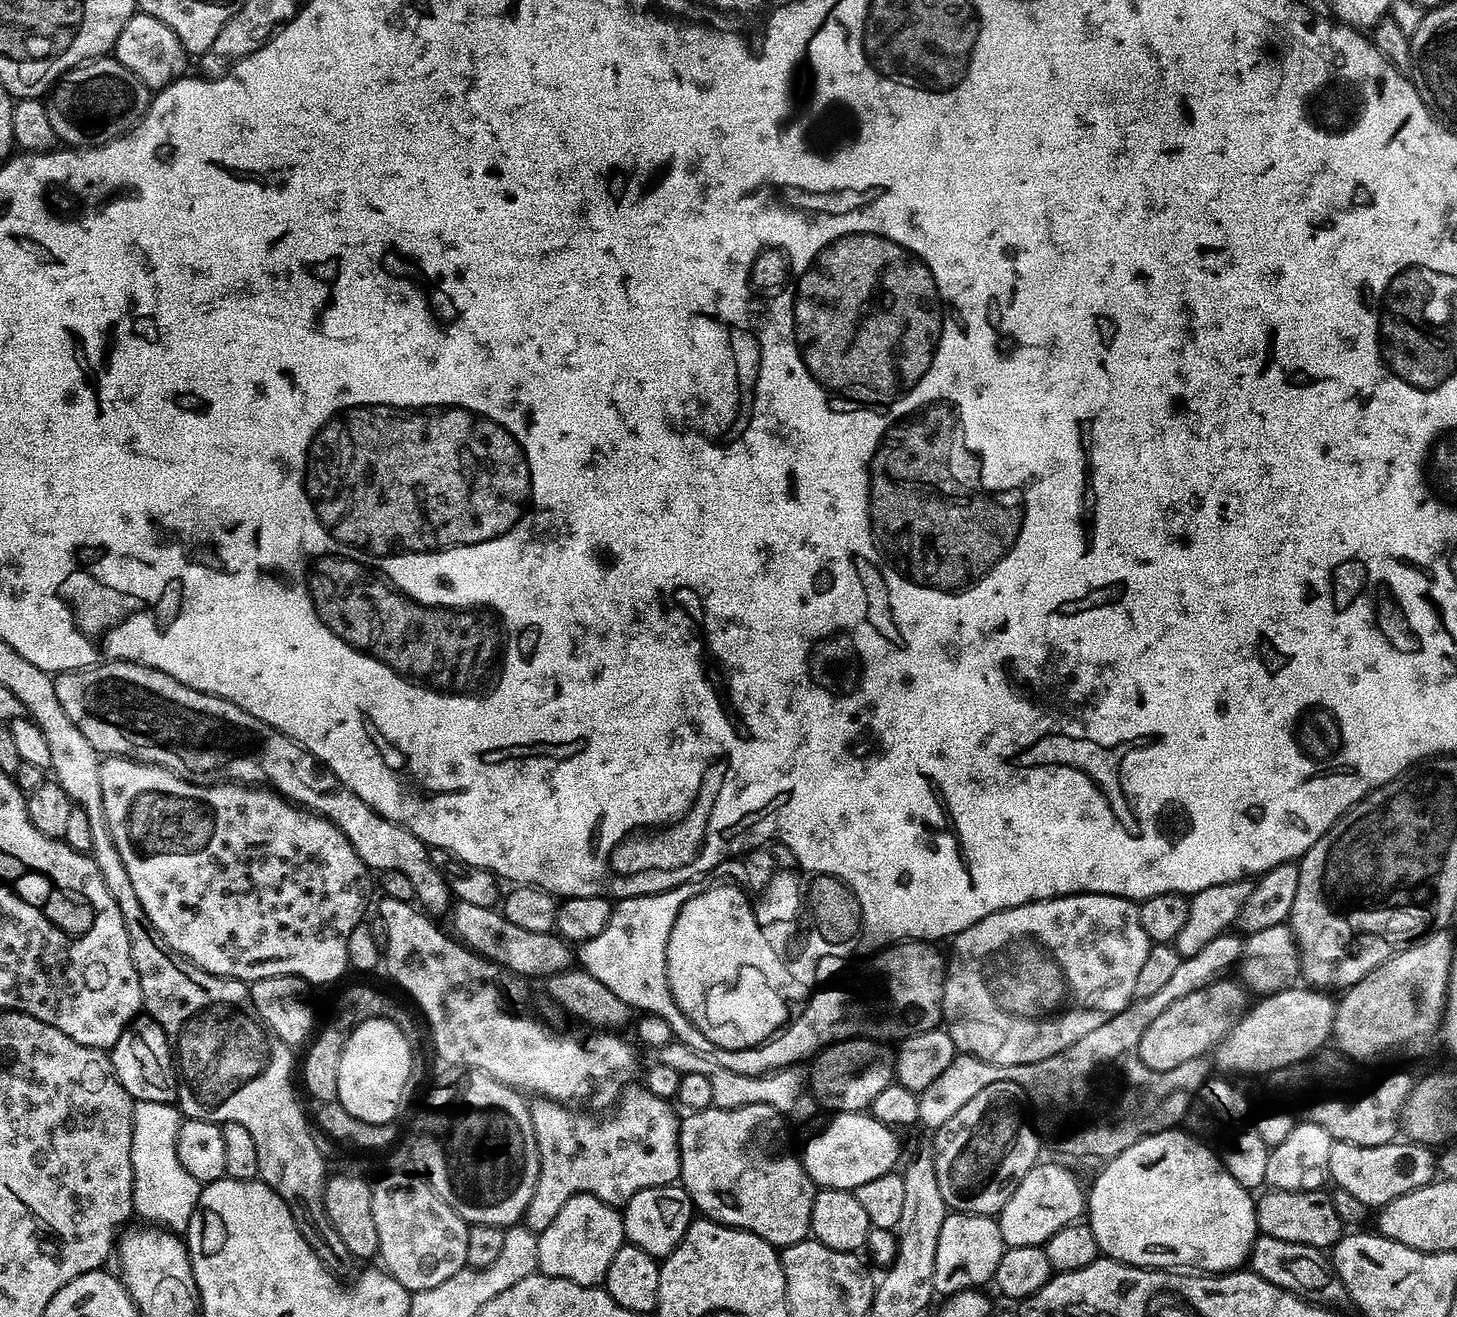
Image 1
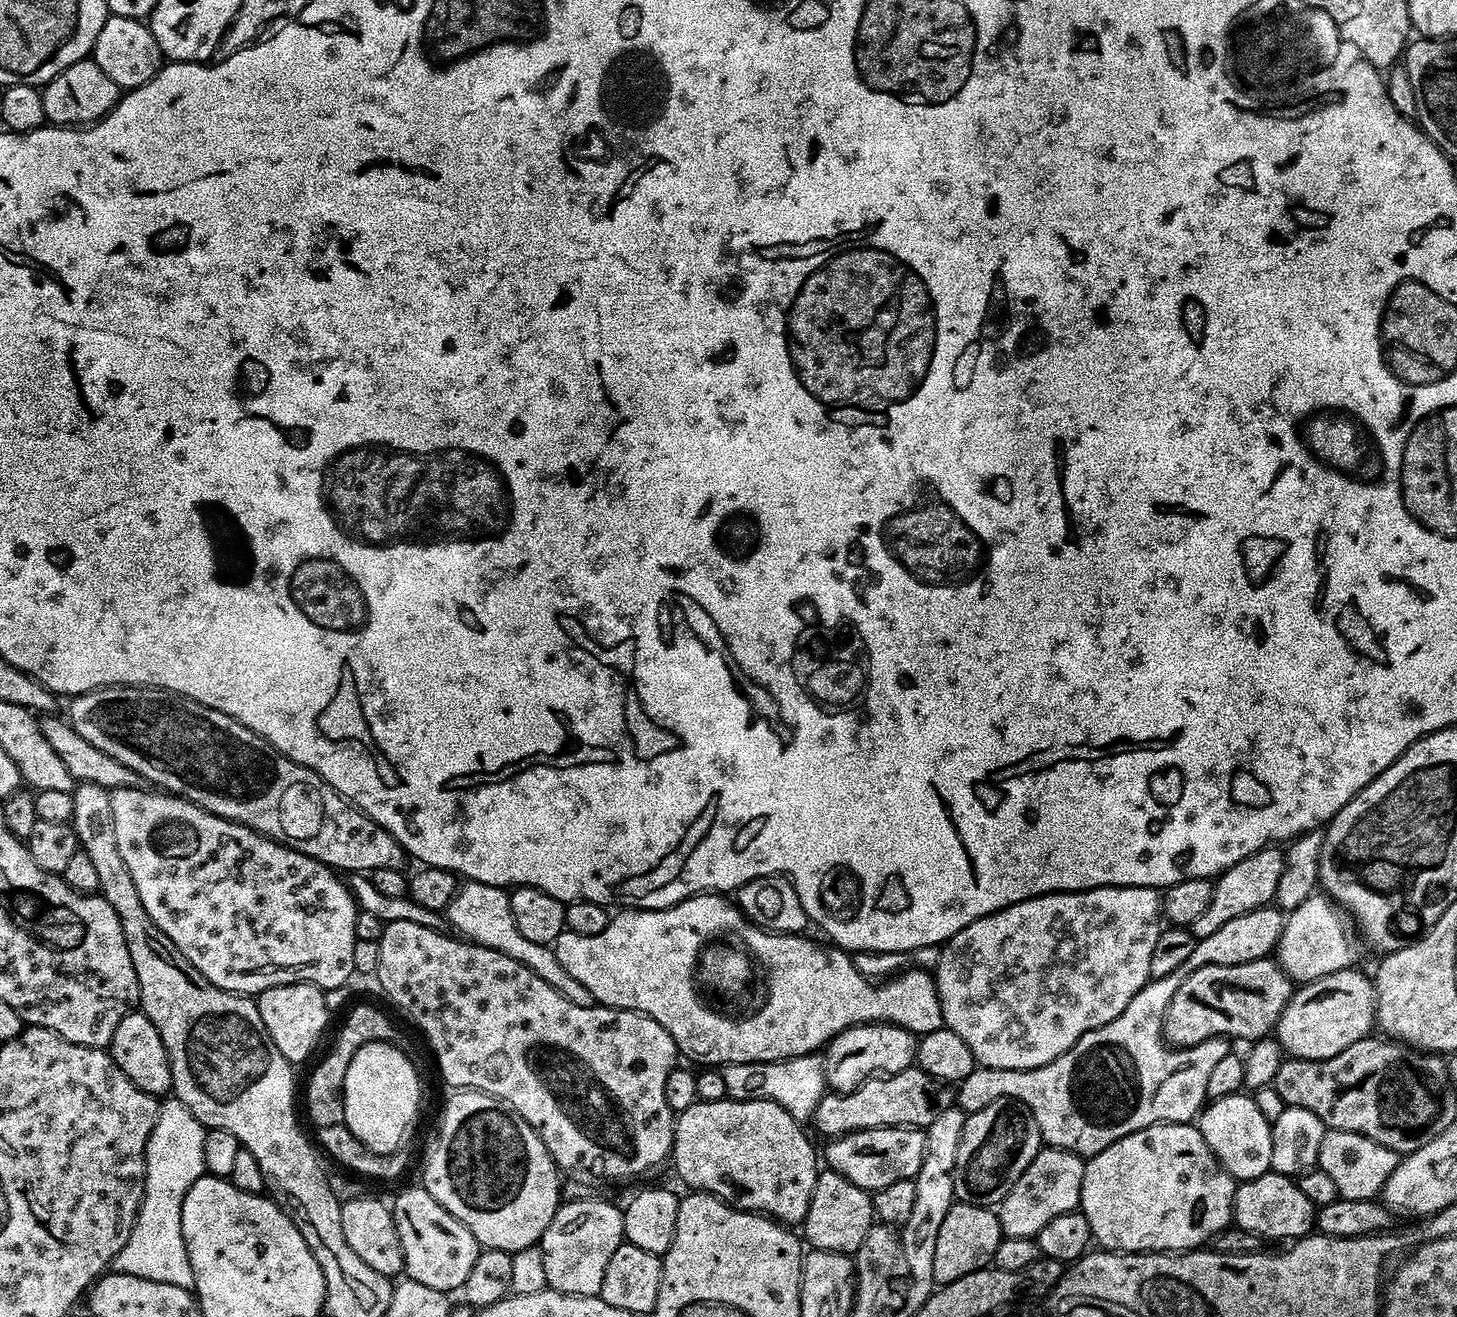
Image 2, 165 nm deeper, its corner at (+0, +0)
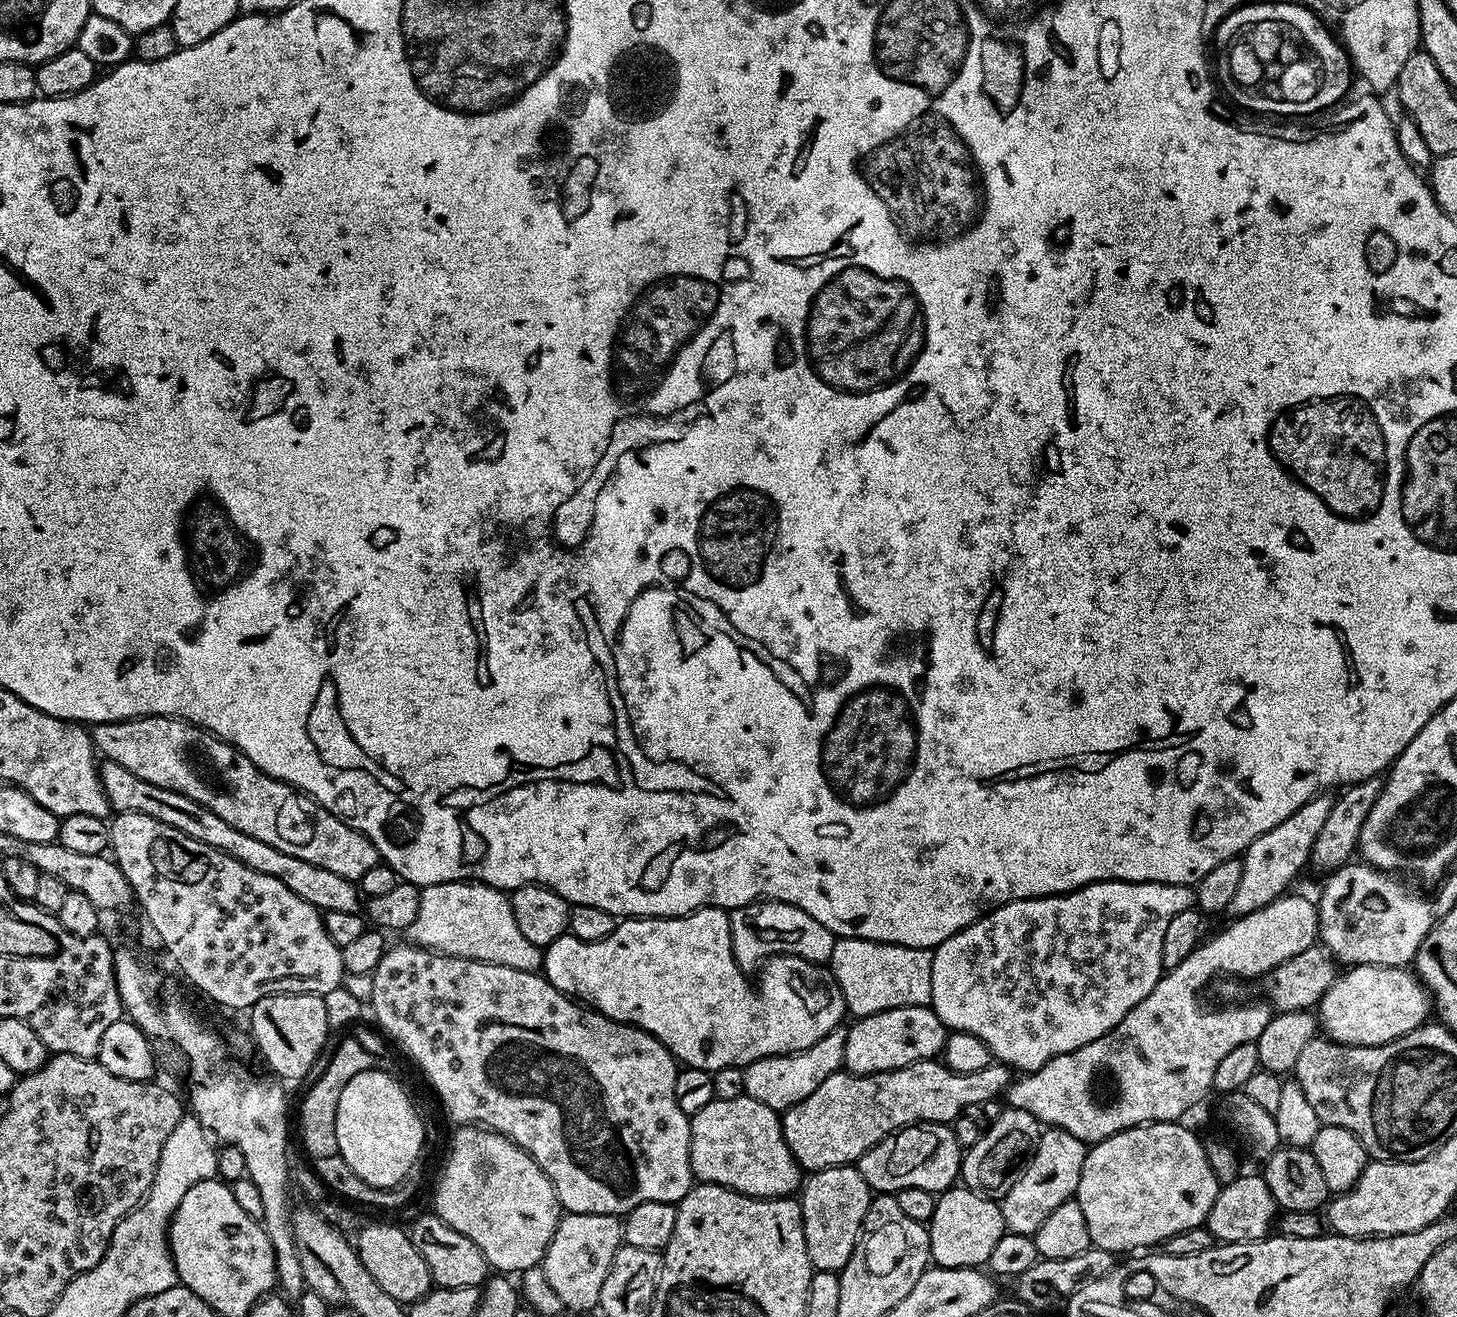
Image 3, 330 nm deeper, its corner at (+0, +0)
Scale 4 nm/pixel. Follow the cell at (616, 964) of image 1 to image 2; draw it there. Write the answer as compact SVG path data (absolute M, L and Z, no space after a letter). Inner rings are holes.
M701 894L692 896L689 900L683 900L681 904L675 904L673 908L630 908L620 910L620 912L609 919L606 930L602 930L602 934L594 934L593 936L583 936L582 934L574 934L570 931L563 931L554 942L554 951L558 962L566 970L566 974L570 978L574 978L582 984L592 995L593 1001L597 1005L606 1008L628 1008L631 1012L641 1012L643 1016L654 1018L654 1022L658 1022L658 1026L662 1026L666 1030L666 1034L670 1034L670 1038L674 1038L677 1053L681 1057L684 1056L696 1066L723 1066L726 1064L737 1064L738 1062L754 1062L755 1064L765 1064L766 1062L774 1062L775 1060L789 1060L795 1056L810 1056L819 1053L839 1032L844 1032L847 1028L854 1027L855 1024L875 1024L883 1022L886 1024L896 1024L899 1028L905 1028L907 1032L922 1037L927 1032L933 1032L944 1027L944 1019L942 1018L942 1006L938 998L938 990L933 973L928 970L913 970L914 972L901 971L899 974L893 975L891 978L885 979L883 982L873 982L857 971L853 964L853 957L845 952L842 948L835 946L827 946L823 948L820 944L815 944L812 940L807 940L804 934L762 934L756 939L754 949L754 960L757 965L764 967L764 976L768 979L768 993L764 996L764 1005L757 1012L752 1012L749 1016L744 1016L741 1020L731 1020L728 1016L723 1016L720 1012L715 1012L712 1008L704 1005L704 1000L700 997L700 992L696 989L696 980L698 984L698 961L702 955L702 949L709 943L708 940L712 935L720 936L738 917L738 908L731 899L725 898L720 894Z

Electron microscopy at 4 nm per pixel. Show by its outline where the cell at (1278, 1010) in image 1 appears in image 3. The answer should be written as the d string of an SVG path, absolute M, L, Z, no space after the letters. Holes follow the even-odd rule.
M1357 964L1341 971L1318 1005L1323 1035L1339 1044L1378 1046L1410 1034L1430 1016L1430 996L1407 967Z

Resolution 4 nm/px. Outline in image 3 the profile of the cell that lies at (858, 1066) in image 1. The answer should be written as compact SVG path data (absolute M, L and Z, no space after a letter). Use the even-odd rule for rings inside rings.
M931 1007L892 1008L885 1012L874 1013L872 1016L862 1016L855 1021L853 1028L847 1029L846 1050L844 1051L844 1068L853 1076L873 1076L876 1072L893 1072L919 1060L935 1060L943 1053L944 1039L949 1029L936 1017Z

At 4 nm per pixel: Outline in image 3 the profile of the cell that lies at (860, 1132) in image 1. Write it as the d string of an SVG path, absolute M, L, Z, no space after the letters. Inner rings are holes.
M925 1124L899 1129L884 1140L880 1140L858 1161L862 1178L866 1178L869 1188L876 1194L895 1194L910 1186L918 1186L918 1190L926 1190L933 1194L947 1192L957 1183L962 1172L962 1145L954 1134L952 1127L946 1124Z

